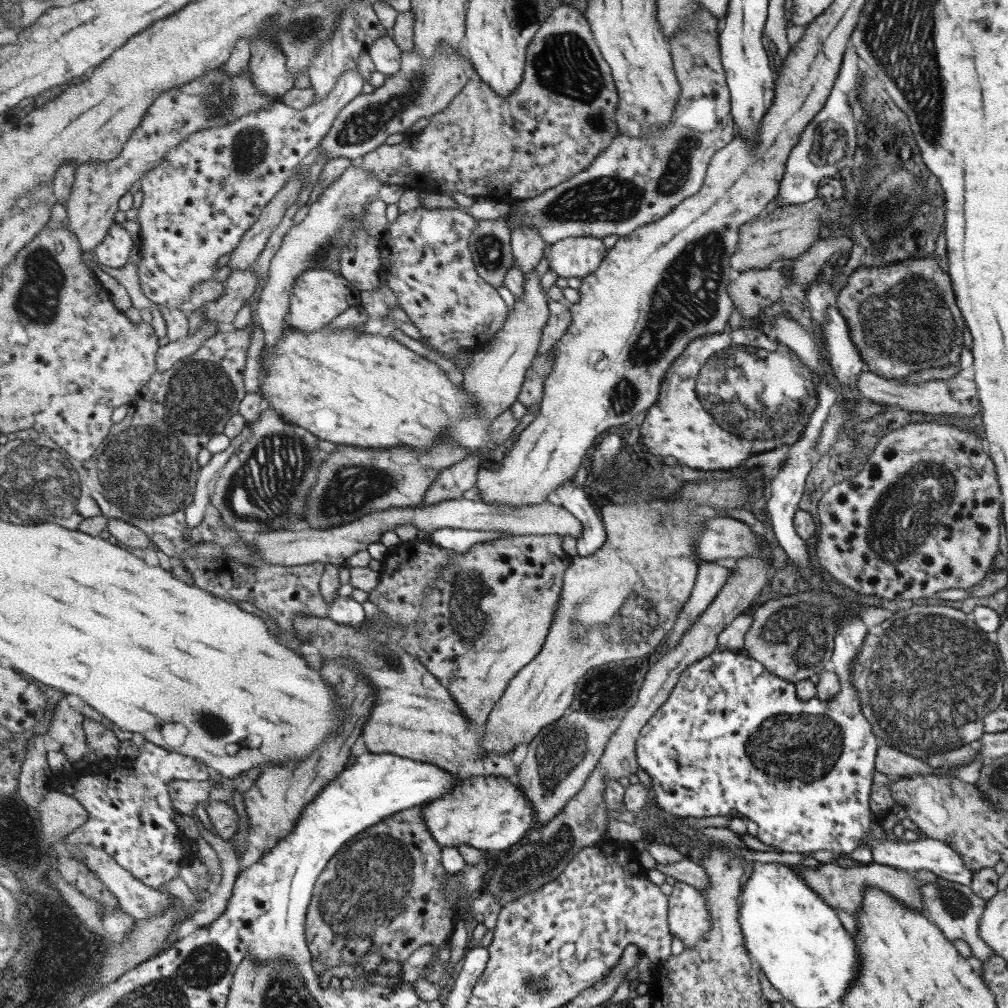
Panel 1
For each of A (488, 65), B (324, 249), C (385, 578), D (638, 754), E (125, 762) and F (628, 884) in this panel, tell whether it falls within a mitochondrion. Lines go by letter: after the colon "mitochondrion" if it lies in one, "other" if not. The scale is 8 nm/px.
A: other
B: mitochondrion
C: other
D: other
E: other
F: other

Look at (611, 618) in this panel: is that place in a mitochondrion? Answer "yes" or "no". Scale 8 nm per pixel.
yes

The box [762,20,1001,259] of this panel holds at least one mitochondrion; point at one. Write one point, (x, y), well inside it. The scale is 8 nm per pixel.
(894, 207)

